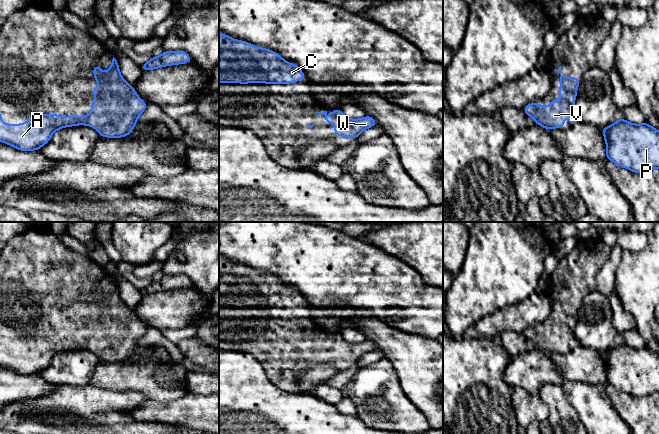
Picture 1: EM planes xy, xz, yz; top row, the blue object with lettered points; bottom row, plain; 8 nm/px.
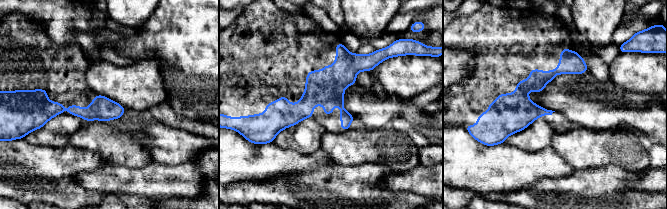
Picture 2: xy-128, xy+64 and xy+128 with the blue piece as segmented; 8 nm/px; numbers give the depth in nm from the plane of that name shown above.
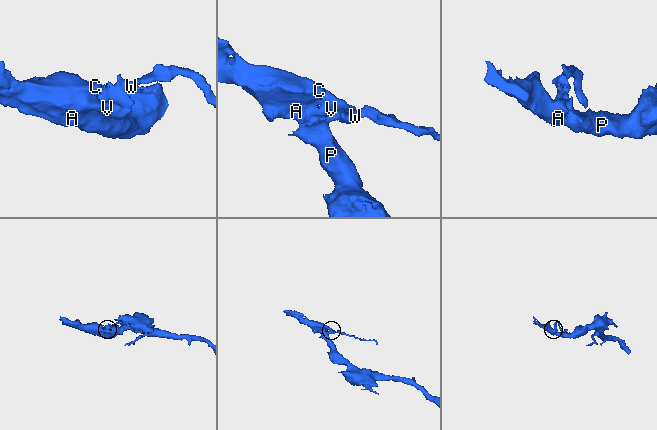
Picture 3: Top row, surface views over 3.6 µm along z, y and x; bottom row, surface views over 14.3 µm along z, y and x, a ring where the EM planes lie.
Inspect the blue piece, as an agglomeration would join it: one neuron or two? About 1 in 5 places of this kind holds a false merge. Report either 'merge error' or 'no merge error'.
no merge error

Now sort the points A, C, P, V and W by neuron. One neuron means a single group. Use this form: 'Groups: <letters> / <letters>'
Groups: A C P V W

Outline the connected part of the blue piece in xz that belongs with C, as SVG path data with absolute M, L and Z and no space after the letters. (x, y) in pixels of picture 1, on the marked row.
M219 33L219 83L289 84L305 79L299 66L285 61L278 53Z

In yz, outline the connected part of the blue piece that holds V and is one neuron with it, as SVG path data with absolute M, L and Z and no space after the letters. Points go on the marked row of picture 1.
M558 67L557 71L559 72L557 78L562 81L562 86L557 89L557 92L562 96L562 100L550 101L548 108L544 108L542 103L530 103L523 108L527 116L533 117L537 125L547 130L563 128L565 112L570 113L569 124L574 125L578 121L574 112L574 103L580 79L562 76L560 74L562 71L561 67Z

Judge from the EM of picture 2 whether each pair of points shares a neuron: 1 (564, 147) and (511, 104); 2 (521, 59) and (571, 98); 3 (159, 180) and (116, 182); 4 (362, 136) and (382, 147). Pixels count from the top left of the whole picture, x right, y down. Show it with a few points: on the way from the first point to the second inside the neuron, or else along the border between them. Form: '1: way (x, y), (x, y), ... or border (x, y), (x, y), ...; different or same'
1: border (572, 126), (565, 131), (555, 132); different
2: border (572, 73), (558, 73), (541, 91), (528, 90); different
3: way (148, 181), (131, 181), (127, 183); same
4: way (367, 141), (372, 146), (377, 146); same

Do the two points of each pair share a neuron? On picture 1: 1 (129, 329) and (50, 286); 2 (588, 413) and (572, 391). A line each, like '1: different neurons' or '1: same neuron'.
1: same neuron
2: same neuron

